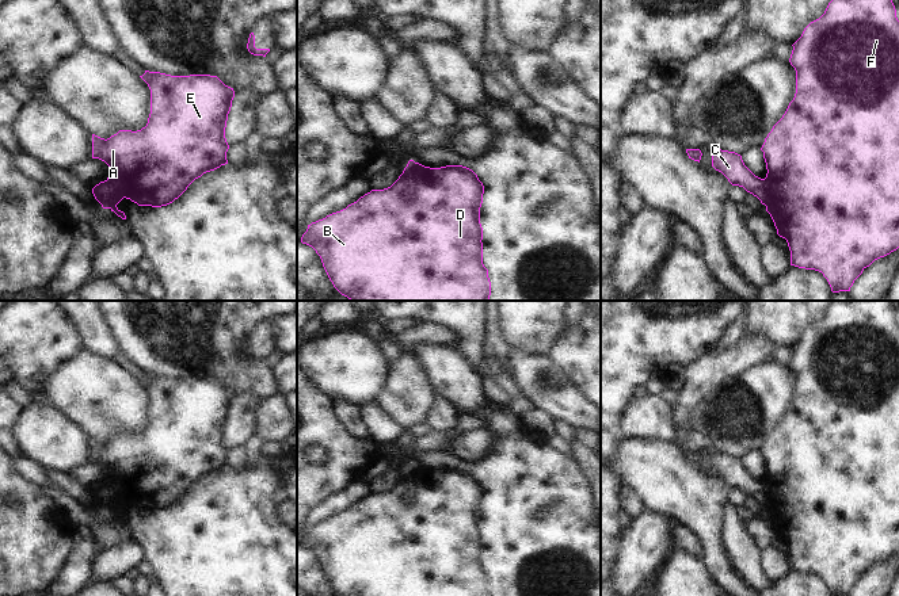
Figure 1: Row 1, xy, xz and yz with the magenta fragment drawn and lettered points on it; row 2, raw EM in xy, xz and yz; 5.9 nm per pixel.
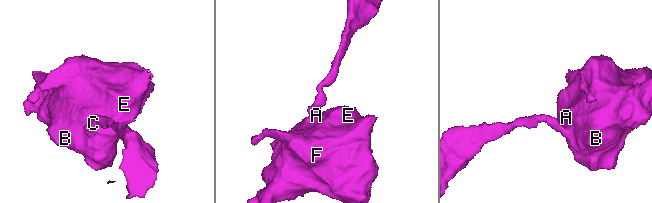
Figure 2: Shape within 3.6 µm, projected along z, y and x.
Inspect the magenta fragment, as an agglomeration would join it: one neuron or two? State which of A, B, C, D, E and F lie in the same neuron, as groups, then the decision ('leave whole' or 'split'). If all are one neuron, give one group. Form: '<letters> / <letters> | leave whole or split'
A B D E F / C | split

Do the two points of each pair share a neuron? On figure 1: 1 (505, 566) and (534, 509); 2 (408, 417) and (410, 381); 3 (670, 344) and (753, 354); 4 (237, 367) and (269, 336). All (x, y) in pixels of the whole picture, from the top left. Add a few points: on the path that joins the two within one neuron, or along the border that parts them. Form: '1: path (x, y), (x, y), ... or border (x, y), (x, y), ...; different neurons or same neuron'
1: path (518, 553), (534, 537), (534, 523); same neuron
2: path (410, 408), (410, 390); same neuron
3: border (715, 352), (692, 362), (686, 367); different neurons
4: border (271, 320), (263, 321), (251, 335); different neurons

